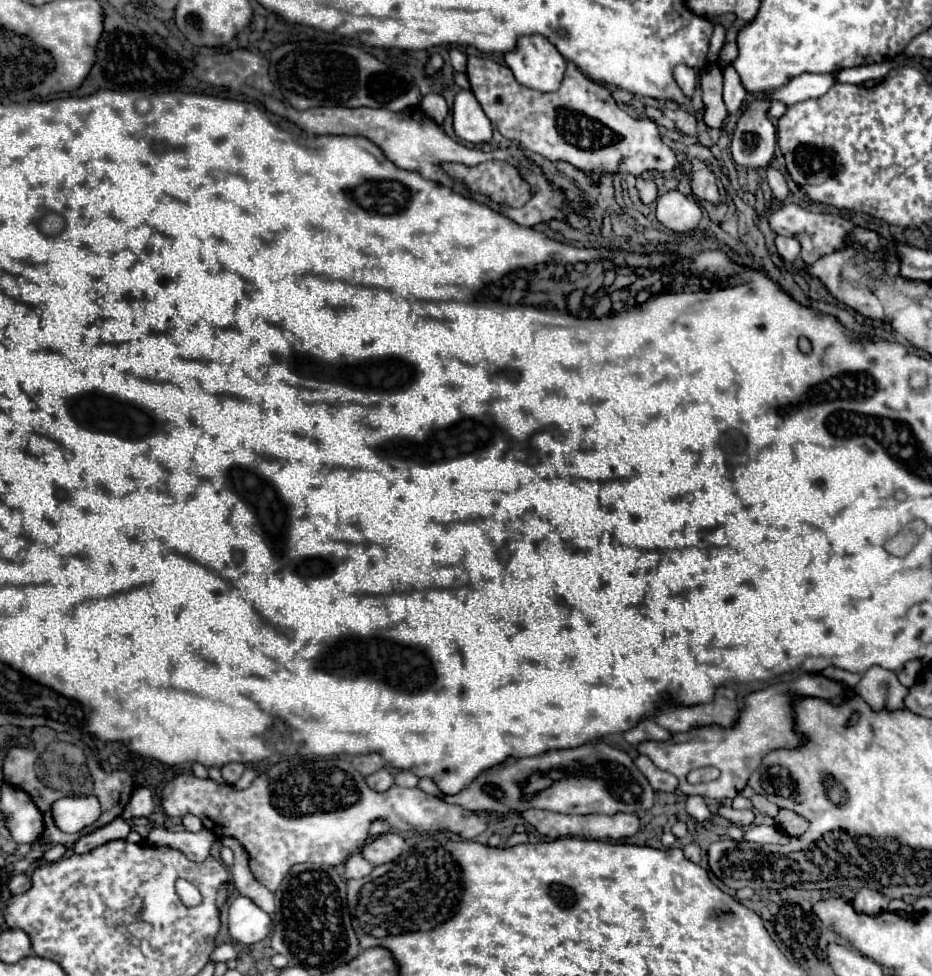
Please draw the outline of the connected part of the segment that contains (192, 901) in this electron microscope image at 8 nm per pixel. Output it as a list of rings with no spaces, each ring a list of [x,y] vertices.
[[[177,881],[176,890],[181,901],[187,907],[197,906],[202,901],[199,890],[188,881]]]

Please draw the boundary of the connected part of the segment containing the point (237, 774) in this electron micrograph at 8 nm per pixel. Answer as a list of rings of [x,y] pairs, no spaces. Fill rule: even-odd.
[[[237,762],[237,764],[227,764],[227,766],[223,766],[223,768],[221,768],[221,774],[223,774],[223,778],[225,778],[229,784],[233,784],[233,782],[237,782],[237,780],[241,778],[243,770],[245,770],[245,764]]]

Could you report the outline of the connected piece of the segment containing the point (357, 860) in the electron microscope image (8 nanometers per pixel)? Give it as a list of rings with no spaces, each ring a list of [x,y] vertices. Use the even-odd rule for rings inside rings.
[[[353,852],[347,860],[345,860],[345,864],[343,864],[343,876],[345,876],[345,880],[349,880],[349,878],[363,878],[363,876],[367,876],[371,870],[373,870],[373,866],[359,854],[359,852]]]

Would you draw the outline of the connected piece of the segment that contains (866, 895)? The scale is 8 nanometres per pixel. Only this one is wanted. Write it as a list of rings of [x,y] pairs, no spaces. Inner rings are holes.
[[[861,888],[857,892],[857,896],[853,898],[853,906],[865,914],[879,914],[879,912],[885,912],[889,908],[889,900],[881,892]]]

